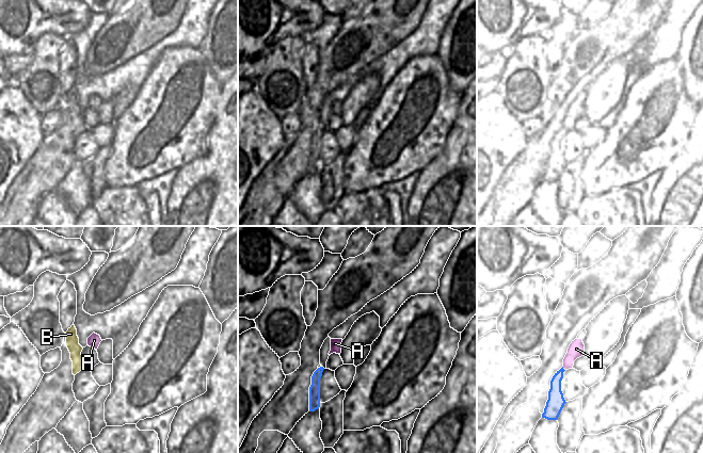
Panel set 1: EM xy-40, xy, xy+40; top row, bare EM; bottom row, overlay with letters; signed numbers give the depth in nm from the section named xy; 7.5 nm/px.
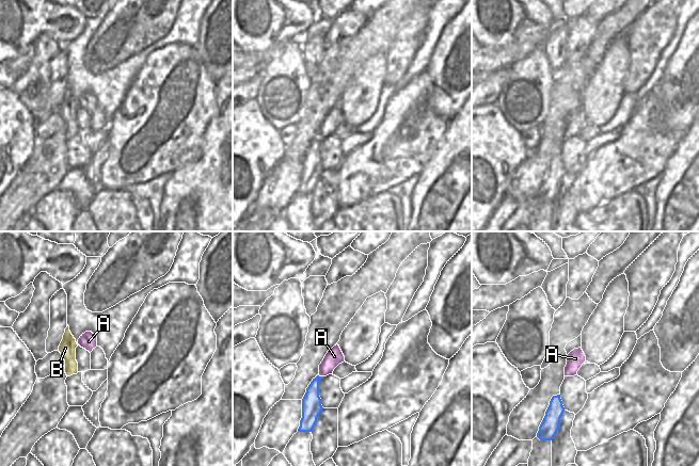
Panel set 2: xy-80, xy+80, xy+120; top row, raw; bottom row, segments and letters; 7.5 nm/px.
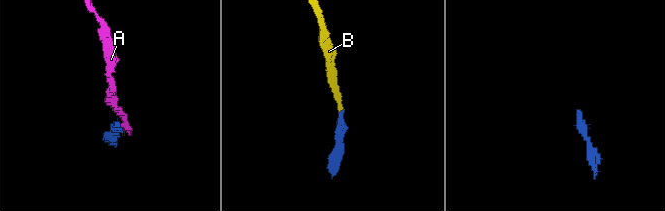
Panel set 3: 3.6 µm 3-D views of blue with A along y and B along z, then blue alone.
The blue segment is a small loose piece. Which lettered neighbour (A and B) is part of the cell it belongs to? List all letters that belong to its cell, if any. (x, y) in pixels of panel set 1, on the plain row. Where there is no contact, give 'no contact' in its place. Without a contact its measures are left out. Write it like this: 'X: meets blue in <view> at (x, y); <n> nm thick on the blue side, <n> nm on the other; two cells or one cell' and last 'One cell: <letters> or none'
A: meets blue in xy+40 at (563, 130); 130 nm thick on the blue side, 120 nm on the other; two cells
B: meets blue in xy at (320, 128); 80 nm thick on the blue side, 20 nm on the other; one cell
One cell: B

